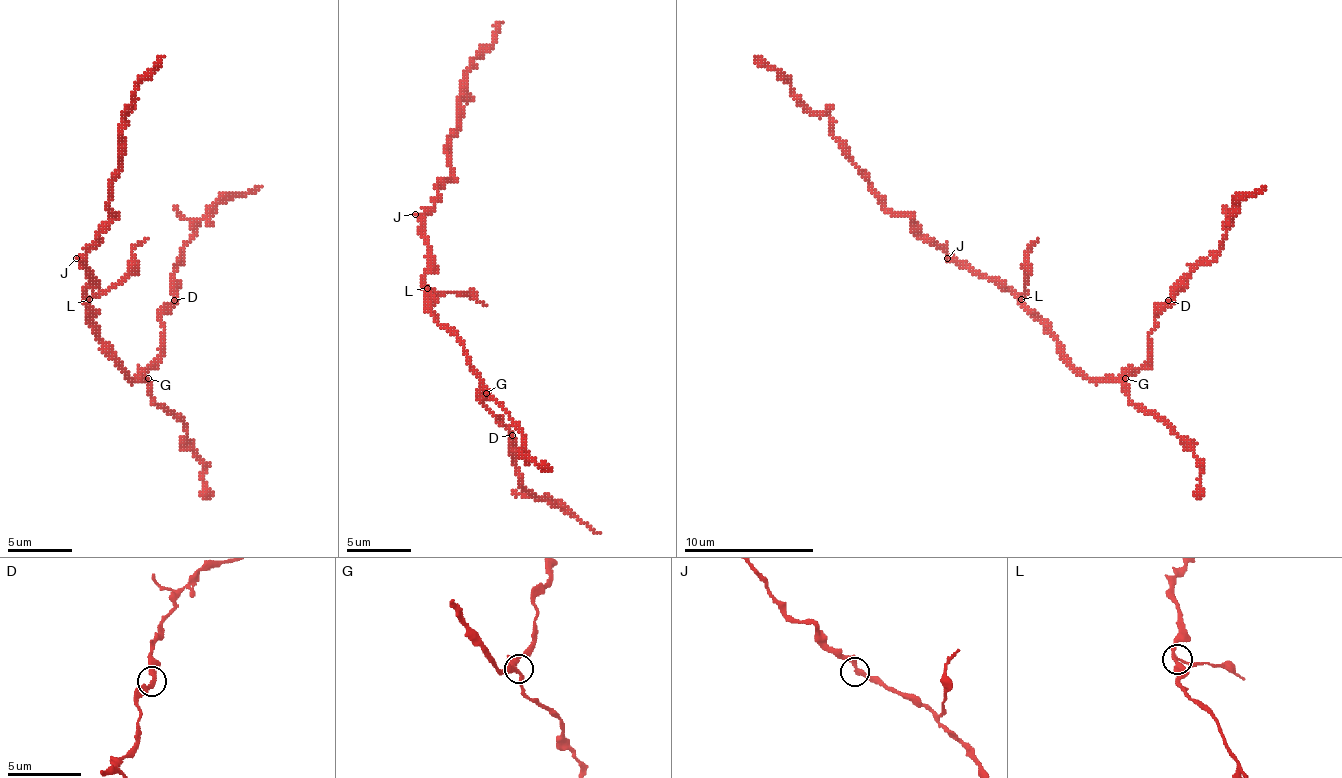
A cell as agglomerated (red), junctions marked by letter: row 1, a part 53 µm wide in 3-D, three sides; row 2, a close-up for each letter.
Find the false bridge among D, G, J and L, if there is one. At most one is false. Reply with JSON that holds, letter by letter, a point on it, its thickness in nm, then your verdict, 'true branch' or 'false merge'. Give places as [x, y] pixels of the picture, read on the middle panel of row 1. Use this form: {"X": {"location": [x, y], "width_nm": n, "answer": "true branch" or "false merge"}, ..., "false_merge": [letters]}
{"D": {"location": [512, 435], "width_nm": 260, "answer": "true branch"}, "G": {"location": [486, 393], "width_nm": 260, "answer": "true branch"}, "J": {"location": [415, 214], "width_nm": 280, "answer": "true branch"}, "L": {"location": [427, 288], "width_nm": 200, "answer": "false merge"}, "false_merge": ["L"]}

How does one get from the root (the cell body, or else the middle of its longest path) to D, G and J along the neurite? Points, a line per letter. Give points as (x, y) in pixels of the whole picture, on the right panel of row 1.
D: (1041, 320), (1057, 349), (1090, 378), (1125, 378), (1148, 359), (1148, 333), (1155, 326), (1155, 313), (1168, 300)
G: (1041, 320), (1044, 330), (1057, 343), (1057, 349), (1090, 378), (1125, 378)
J: (1041, 320), (1012, 291), (999, 287), (947, 258)

